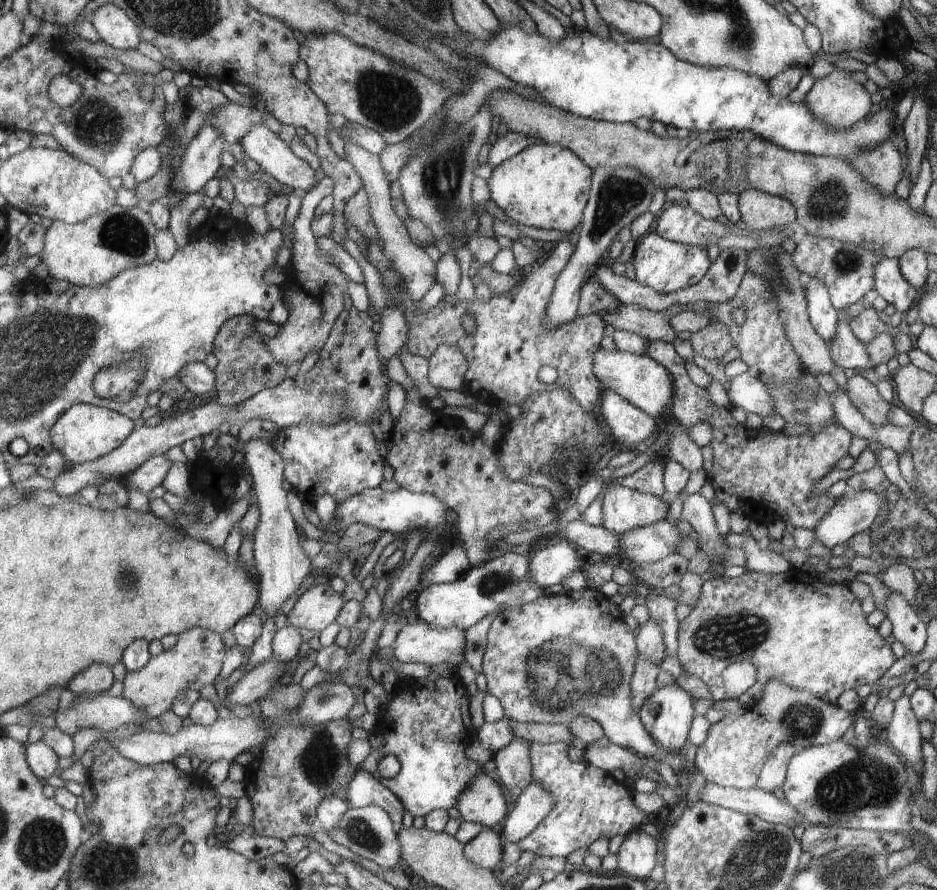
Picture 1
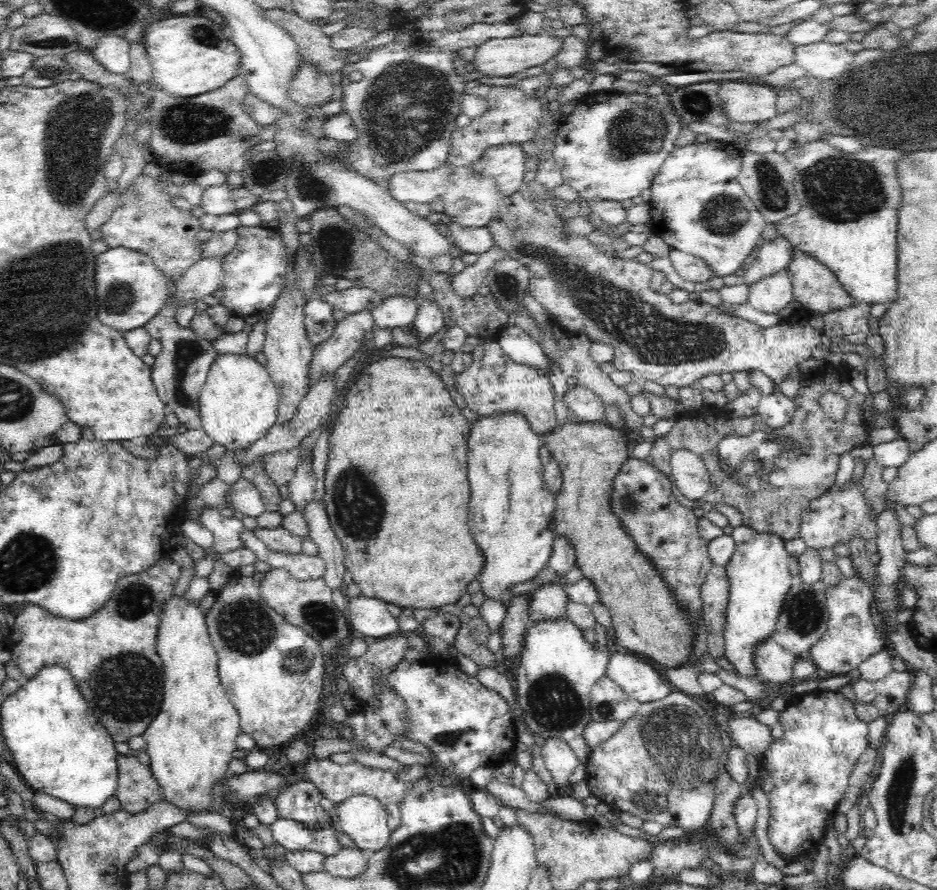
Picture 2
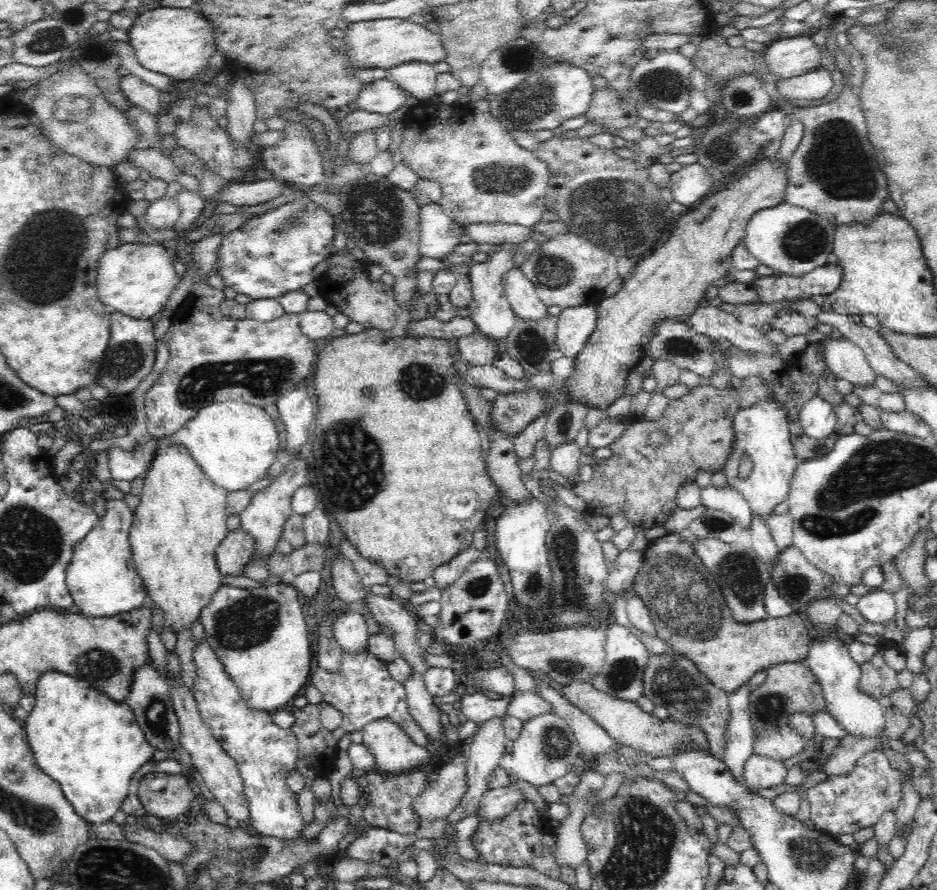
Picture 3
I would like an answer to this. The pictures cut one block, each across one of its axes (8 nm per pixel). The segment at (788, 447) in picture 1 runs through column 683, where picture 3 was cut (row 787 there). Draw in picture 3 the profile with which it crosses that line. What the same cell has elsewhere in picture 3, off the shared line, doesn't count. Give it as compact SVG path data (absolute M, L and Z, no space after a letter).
M424 770L412 771L403 775L394 775L388 778L380 772L372 771L370 773L358 776L358 788L366 800L364 806L364 821L373 825L375 828L388 829L400 835L414 833L419 827L414 811L412 810L412 801L417 797L419 791L428 785Z

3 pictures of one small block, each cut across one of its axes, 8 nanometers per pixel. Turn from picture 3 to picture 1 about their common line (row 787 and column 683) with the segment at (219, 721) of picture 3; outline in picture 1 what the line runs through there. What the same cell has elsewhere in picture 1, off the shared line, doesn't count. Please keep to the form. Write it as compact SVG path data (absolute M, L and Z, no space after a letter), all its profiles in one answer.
M655 232L644 235L642 240L636 242L633 259L636 273L634 278L642 286L648 286L650 290L660 292L660 294L672 294L676 290L685 289L686 286L698 284L713 264L710 256L708 256L707 248L670 242Z

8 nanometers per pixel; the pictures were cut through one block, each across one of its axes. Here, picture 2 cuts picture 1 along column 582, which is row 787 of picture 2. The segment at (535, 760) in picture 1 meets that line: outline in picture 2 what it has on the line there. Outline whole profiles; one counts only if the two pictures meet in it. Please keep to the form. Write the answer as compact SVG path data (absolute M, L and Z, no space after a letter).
M814 690L803 695L794 695L787 706L780 712L778 718L784 734L782 738L774 740L772 746L760 758L759 777L756 783L761 786L770 802L770 822L768 822L768 837L774 848L794 862L794 858L802 858L806 854L820 851L822 838L825 836L826 826L830 818L834 818L838 803L843 798L850 780L854 765L866 751L869 741L868 726L857 718L854 704L845 698L839 690L825 692Z

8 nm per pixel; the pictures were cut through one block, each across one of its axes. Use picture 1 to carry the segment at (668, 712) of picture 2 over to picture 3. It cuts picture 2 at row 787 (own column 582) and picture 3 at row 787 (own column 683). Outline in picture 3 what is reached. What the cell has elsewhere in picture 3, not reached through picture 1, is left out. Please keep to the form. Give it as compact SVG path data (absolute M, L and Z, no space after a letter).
M753 755L747 758L740 776L753 790L776 790L778 785L784 784L788 772L782 761Z

